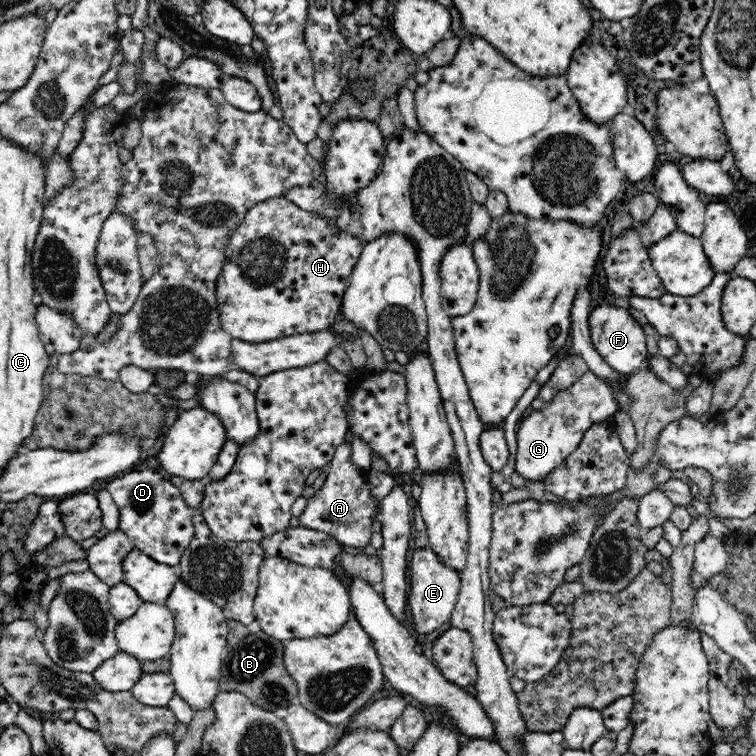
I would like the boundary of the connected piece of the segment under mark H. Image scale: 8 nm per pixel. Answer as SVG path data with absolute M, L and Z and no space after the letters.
M284 196L267 198L255 205L231 234L225 248L226 260L215 284L222 328L233 339L253 343L328 329L340 311L350 274L365 243L346 229L338 229L336 223L300 209Z

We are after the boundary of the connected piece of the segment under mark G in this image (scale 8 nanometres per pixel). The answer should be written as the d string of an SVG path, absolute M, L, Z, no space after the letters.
M588 370L569 389L558 393L546 408L532 411L520 421L514 471L526 480L543 481L576 450L590 426L611 420L618 411L614 385Z

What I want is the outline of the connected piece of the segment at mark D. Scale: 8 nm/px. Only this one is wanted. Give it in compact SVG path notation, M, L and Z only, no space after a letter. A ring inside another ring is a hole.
M152 462L116 475L113 480L105 489L118 505L119 529L128 535L134 548L159 564L177 568L184 549L194 538L193 516L196 510L187 505L179 487Z

